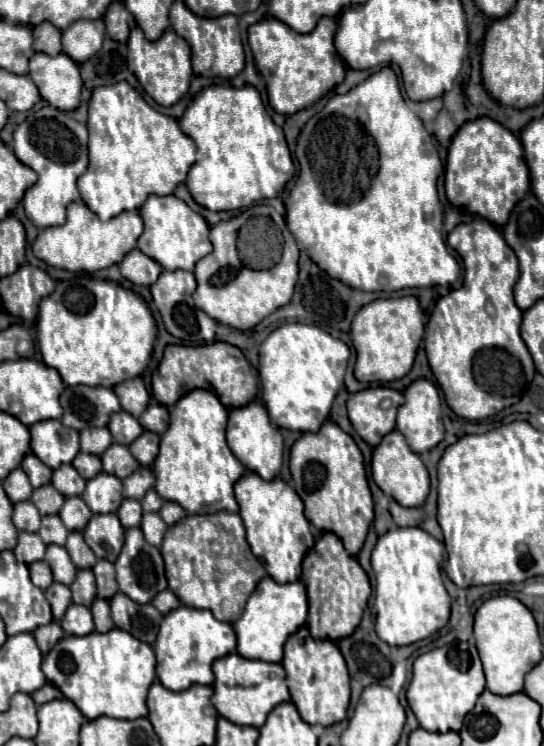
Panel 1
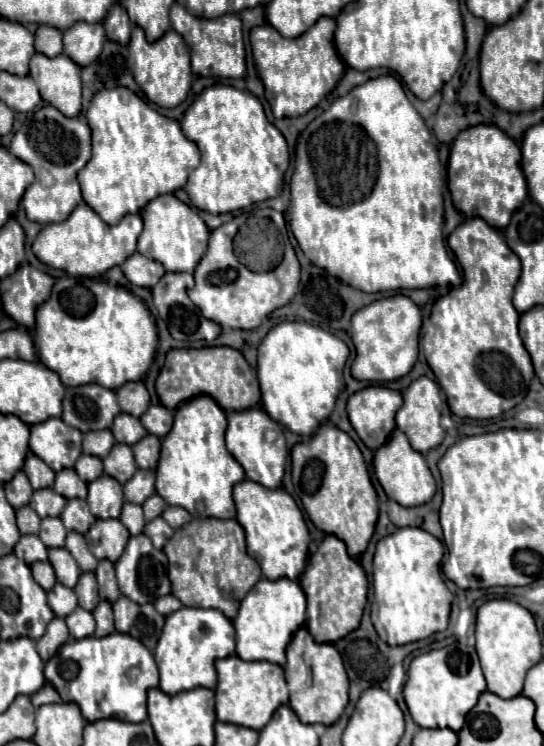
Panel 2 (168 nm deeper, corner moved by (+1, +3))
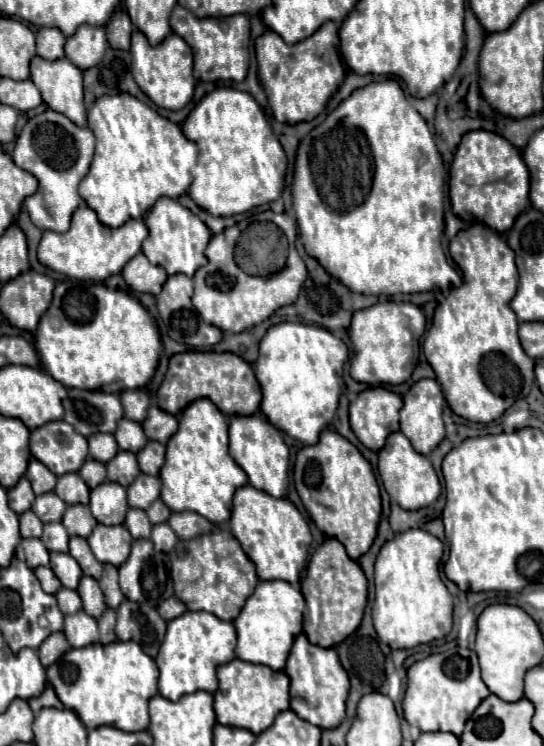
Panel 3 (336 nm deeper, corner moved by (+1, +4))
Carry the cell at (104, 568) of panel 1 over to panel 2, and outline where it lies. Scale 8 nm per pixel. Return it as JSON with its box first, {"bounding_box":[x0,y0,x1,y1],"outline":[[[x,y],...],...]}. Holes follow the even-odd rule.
{"bounding_box":[96,560,120,602],"outline":[[[100,560],[96,568],[96,578],[100,586],[100,598],[106,602],[116,602],[120,598],[120,590],[116,584],[116,572],[114,564],[108,560]]]}

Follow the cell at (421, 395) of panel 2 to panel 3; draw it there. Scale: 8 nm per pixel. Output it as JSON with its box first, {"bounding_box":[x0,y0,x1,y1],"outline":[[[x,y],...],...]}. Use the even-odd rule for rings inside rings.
{"bounding_box":[400,379,445,455],"outline":[[[434,379],[416,381],[404,395],[400,431],[422,455],[428,455],[444,439],[442,412],[445,404],[442,389]]]}

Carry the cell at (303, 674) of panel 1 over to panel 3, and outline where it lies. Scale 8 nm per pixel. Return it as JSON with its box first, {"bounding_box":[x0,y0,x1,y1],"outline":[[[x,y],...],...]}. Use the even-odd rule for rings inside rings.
{"bounding_box":[284,633,350,729],"outline":[[[300,633],[292,645],[284,673],[290,677],[290,709],[300,717],[322,729],[334,729],[346,715],[346,697],[350,681],[342,669],[334,649],[310,645],[306,635]]]}

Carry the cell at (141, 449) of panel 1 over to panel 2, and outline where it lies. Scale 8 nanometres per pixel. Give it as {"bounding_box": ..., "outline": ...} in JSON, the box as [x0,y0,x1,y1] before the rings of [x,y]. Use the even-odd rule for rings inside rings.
{"bounding_box":[132,434,160,470],"outline":[[[148,434],[144,436],[144,440],[140,440],[140,444],[132,446],[132,452],[136,456],[138,468],[156,470],[158,460],[160,460],[160,438]]]}

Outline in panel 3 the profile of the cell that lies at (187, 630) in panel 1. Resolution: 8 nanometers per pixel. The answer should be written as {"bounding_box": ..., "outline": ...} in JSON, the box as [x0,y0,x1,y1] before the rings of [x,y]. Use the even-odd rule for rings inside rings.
{"bounding_box":[156,611,236,699],"outline":[[[186,611],[184,615],[168,621],[166,637],[156,655],[156,665],[160,669],[158,691],[166,699],[180,699],[192,691],[216,691],[216,667],[234,659],[236,631],[228,621],[218,619],[208,611]]]}

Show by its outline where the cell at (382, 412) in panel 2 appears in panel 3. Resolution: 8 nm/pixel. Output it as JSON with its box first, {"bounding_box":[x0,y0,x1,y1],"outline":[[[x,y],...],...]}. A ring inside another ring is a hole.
{"bounding_box":[350,387,402,451],"outline":[[[370,387],[350,403],[350,427],[364,447],[380,451],[386,437],[398,429],[402,397],[384,387]]]}

